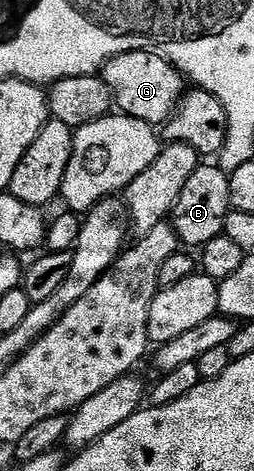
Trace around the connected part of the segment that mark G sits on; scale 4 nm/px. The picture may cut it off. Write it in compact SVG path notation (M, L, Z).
M125 52L114 56L106 63L100 75L119 113L155 126L165 125L184 95L182 73L164 57L151 52Z

